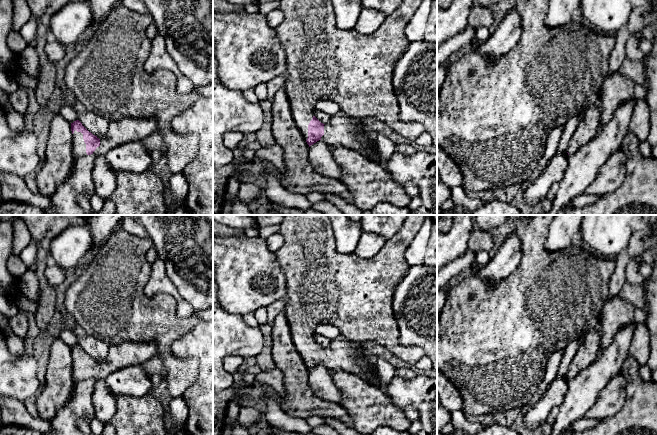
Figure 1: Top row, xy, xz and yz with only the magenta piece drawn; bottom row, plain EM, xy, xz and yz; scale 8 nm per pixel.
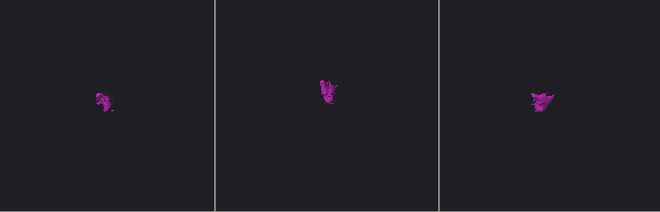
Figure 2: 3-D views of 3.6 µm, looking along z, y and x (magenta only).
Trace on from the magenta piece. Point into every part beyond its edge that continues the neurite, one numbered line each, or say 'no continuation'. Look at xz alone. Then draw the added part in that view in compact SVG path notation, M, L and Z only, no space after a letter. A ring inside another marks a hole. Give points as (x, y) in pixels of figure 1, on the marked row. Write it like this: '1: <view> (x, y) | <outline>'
1: xz (324, 63) | M280 0L278 9L283 12L284 20L275 31L286 55L284 88L294 122L305 140L314 106L319 101L332 101L340 106L340 112L324 125L321 137L332 149L350 148L370 159L368 146L362 140L362 132L368 127L363 121L365 118L382 121L413 141L425 132L419 123L400 121L392 85L395 65L411 42L404 33L405 27L422 1L403 0L376 31L361 35L337 26L332 0Z

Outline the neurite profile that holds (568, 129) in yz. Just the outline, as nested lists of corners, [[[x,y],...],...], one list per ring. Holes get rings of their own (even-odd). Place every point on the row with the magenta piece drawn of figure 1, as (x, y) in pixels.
[[[583,114],[574,115],[572,118],[568,119],[566,124],[563,126],[563,132],[560,138],[558,149],[556,154],[568,154],[567,147],[571,136],[573,135],[575,128],[578,126],[579,122],[582,120]]]

